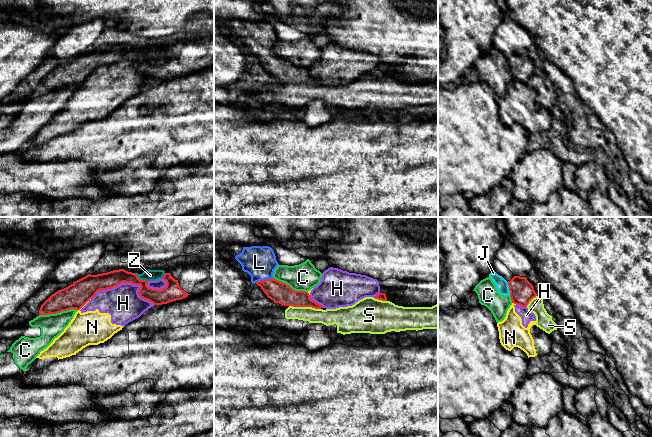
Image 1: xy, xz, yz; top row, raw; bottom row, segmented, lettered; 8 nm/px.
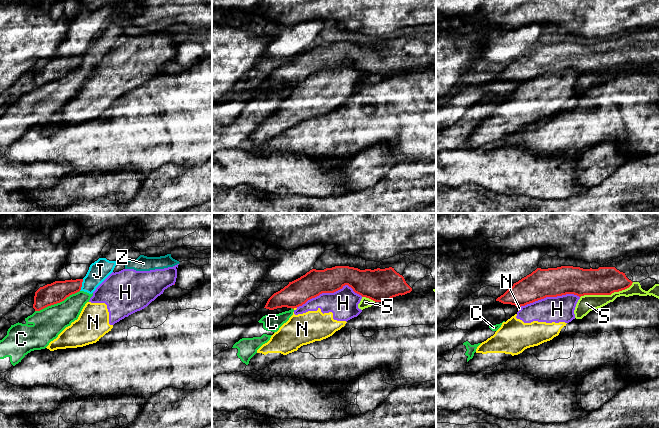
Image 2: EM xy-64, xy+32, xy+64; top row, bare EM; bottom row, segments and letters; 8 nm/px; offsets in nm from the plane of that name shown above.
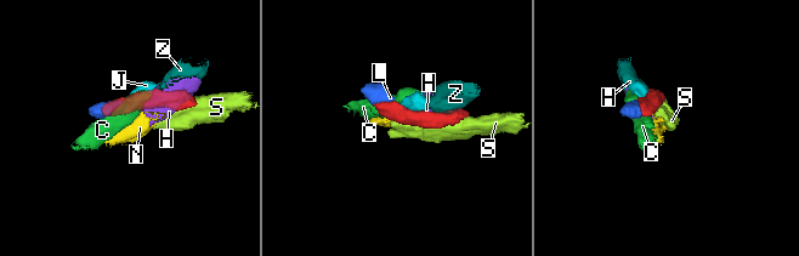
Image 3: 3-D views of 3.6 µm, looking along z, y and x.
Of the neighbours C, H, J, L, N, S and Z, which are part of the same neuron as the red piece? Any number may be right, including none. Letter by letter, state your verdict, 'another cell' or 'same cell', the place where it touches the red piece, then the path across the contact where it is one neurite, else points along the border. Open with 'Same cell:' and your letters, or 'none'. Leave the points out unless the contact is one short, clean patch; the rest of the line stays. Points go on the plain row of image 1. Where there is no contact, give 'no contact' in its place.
Same cell: L
C: another cell | xy (58, 88) | along xy (77, 85), (67, 85), (39, 91)
H: another cell | xy (127, 58)
J: another cell | yz (509, 65) | along yz (507, 58), (510, 71)
L: same cell | xz (265, 55) | across xz (279, 68), (265, 55), (261, 49), (259, 38)
N: another cell | xy (84, 80) | along xy (90, 74), (78, 86)
S: another cell | xz (305, 82)
Z: another cell | xy (141, 56) | along xy (134, 49), (140, 55), (148, 57)

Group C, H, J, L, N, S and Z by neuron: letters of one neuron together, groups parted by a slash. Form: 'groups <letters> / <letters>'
groups C J / H N Z / L / S

